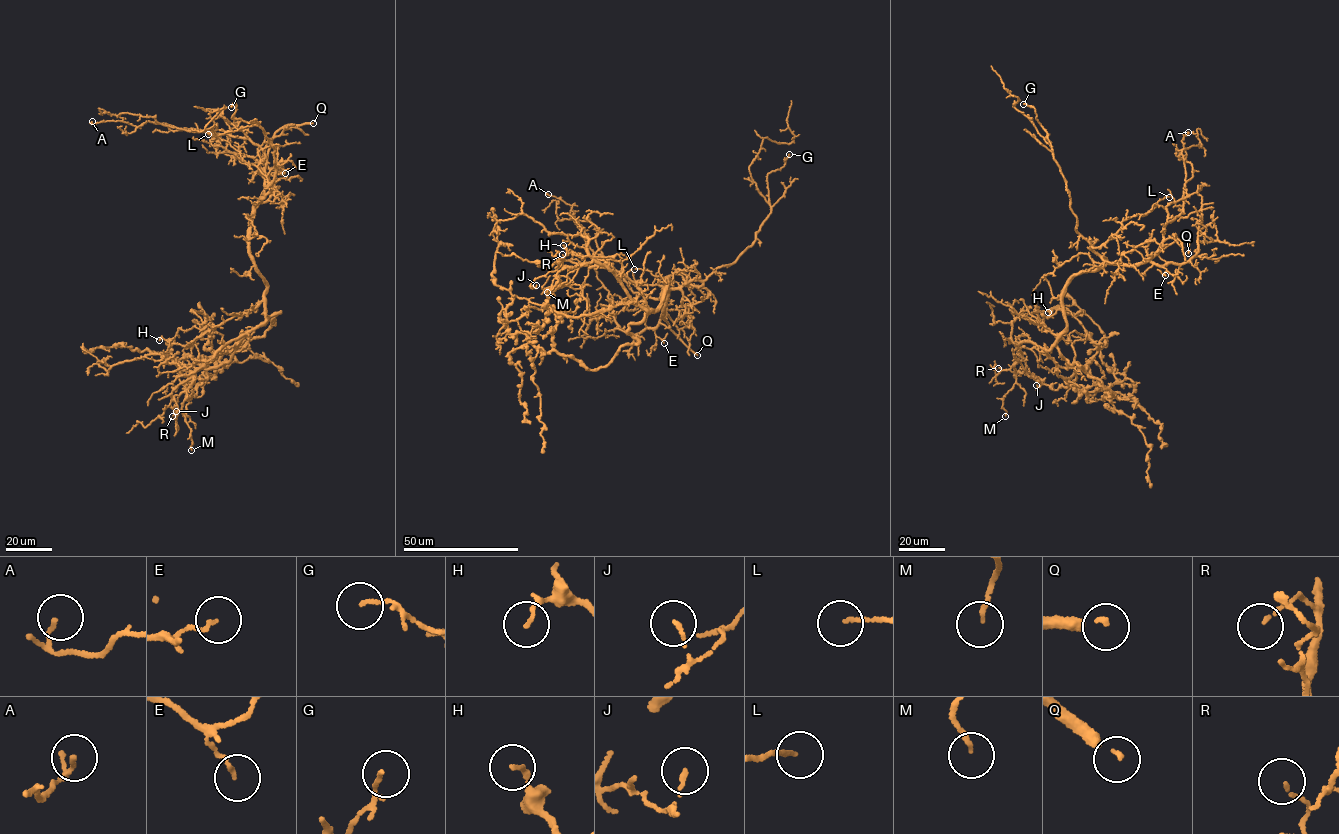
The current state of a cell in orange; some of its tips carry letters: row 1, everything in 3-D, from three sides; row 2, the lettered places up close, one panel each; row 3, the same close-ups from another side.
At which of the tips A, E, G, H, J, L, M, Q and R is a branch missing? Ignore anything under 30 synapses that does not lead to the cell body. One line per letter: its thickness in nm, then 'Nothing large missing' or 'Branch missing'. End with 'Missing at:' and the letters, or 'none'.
A: Thickness 70 nm. Nothing large missing
E: Thickness 110 nm. Nothing large missing
G: Thickness 100 nm. Nothing large missing
H: Thickness 110 nm. Nothing large missing
J: Thickness 110 nm. Nothing large missing
L: Thickness 110 nm. Nothing large missing
M: Thickness 120 nm. Nothing large missing
Q: Thickness 100 nm. Branch missing
R: Thickness 90 nm. Nothing large missing
Missing at: Q

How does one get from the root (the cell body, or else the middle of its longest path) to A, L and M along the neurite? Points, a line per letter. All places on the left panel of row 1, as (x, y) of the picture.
A: (261, 277), (248, 240), (254, 209), (266, 188), (261, 147), (245, 137), (165, 123), (92, 121)
L: (261, 277), (250, 254), (248, 233), (254, 204), (271, 188), (257, 168), (241, 161), (227, 141), (208, 134)
M: (261, 277), (266, 285), (266, 320), (216, 352), (195, 373), (187, 391), (182, 411), (190, 427), (191, 450)

